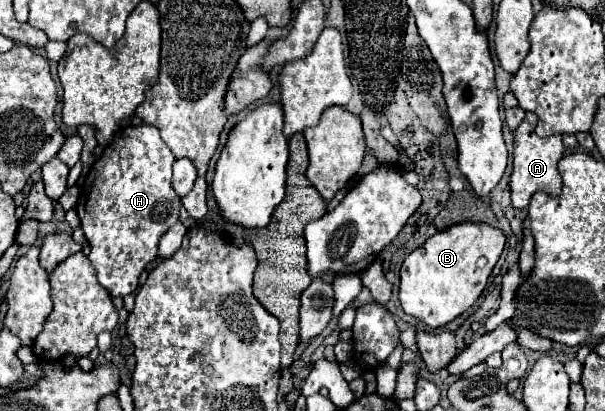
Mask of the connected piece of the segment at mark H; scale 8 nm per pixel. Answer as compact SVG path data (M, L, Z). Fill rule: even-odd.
M146 123L120 127L110 145L102 151L102 155L90 167L84 183L80 185L80 199L76 205L76 213L80 217L80 227L90 245L90 261L98 271L98 281L104 285L110 295L124 297L136 291L140 273L146 265L156 259L160 237L178 221L178 213L182 207L182 199L172 189L172 163L174 153L162 141L156 127Z

